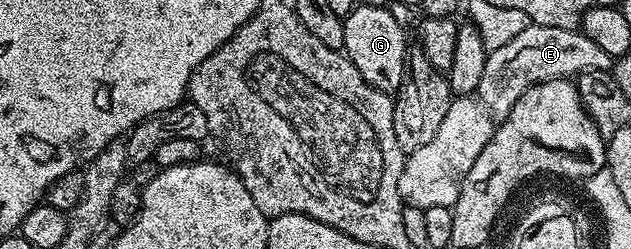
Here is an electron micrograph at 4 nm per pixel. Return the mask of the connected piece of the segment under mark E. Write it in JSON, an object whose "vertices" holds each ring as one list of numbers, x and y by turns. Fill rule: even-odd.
{"vertices":[[530,25,508,41,507,45,489,52,475,95,490,116,500,121,507,117,507,113,511,113,515,101,519,101,527,89,552,79,572,80,589,70,608,71,614,62,614,56,604,52,580,29,572,31]]}

